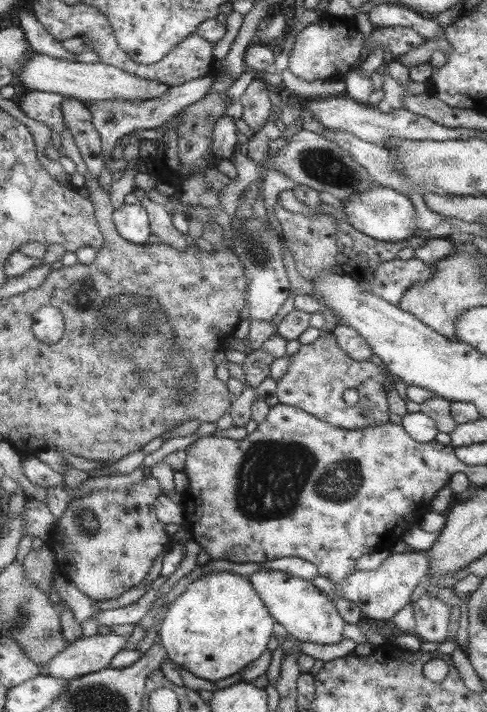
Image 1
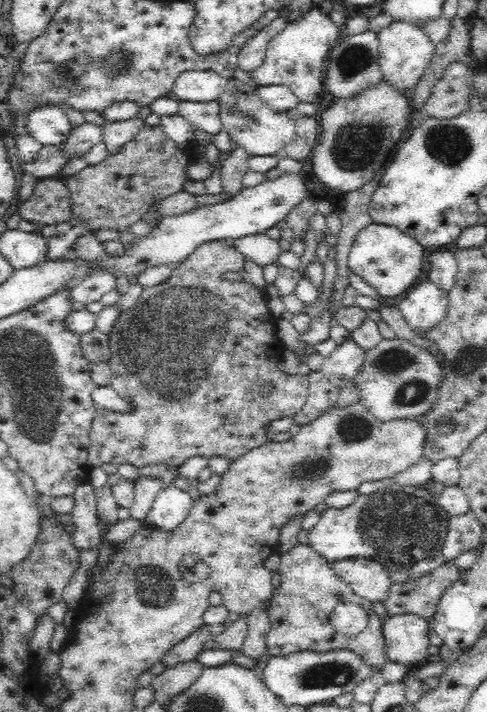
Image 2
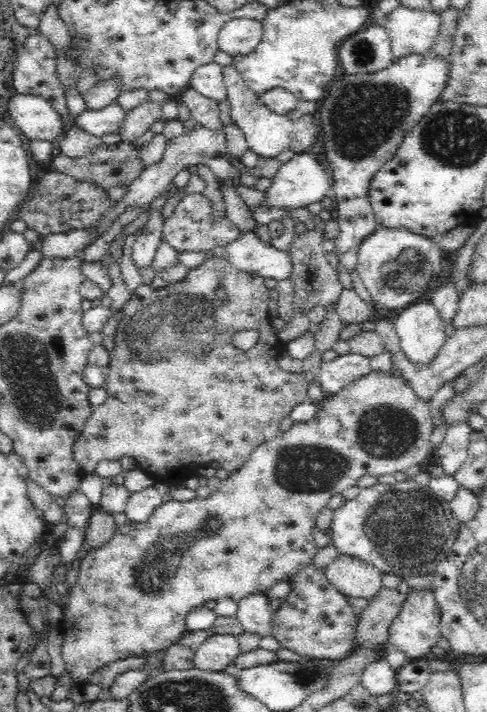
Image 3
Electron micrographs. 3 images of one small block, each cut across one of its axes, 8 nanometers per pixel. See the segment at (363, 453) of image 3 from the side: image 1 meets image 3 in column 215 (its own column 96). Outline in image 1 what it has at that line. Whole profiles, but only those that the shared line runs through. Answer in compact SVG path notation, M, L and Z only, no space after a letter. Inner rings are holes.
M145 474L139 482L125 489L100 488L85 497L71 498L67 510L45 539L49 548L56 553L58 576L93 601L113 600L132 587L141 585L145 574L153 566L155 554L159 554L163 550L161 546L167 542L163 524L153 514L153 502L159 494L162 494L159 482L153 476Z

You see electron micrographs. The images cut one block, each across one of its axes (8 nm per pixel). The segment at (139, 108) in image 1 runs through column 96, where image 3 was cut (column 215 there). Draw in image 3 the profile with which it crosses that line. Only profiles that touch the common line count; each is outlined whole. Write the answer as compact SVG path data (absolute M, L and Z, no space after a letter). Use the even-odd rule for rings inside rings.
M187 88L182 91L179 102L186 106L190 111L191 119L194 119L201 128L207 128L211 132L224 131L224 125L220 119L221 111L217 101L205 98L196 90Z

